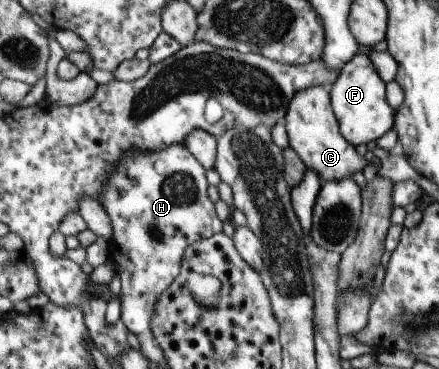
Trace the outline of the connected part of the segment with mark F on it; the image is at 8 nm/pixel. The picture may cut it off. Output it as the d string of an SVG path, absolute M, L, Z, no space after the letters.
M366 50L358 51L340 67L337 79L329 86L329 99L341 137L353 147L375 141L394 125L394 113L386 102L385 84L371 67Z

